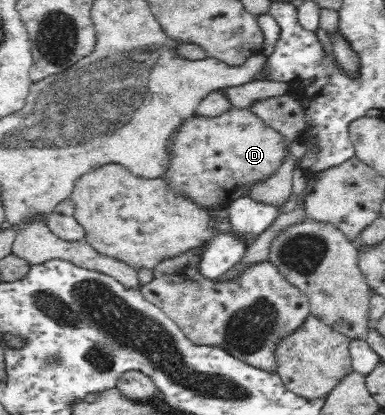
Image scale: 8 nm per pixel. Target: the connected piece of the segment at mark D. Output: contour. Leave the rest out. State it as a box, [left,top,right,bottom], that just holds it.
[161,107,290,208]

